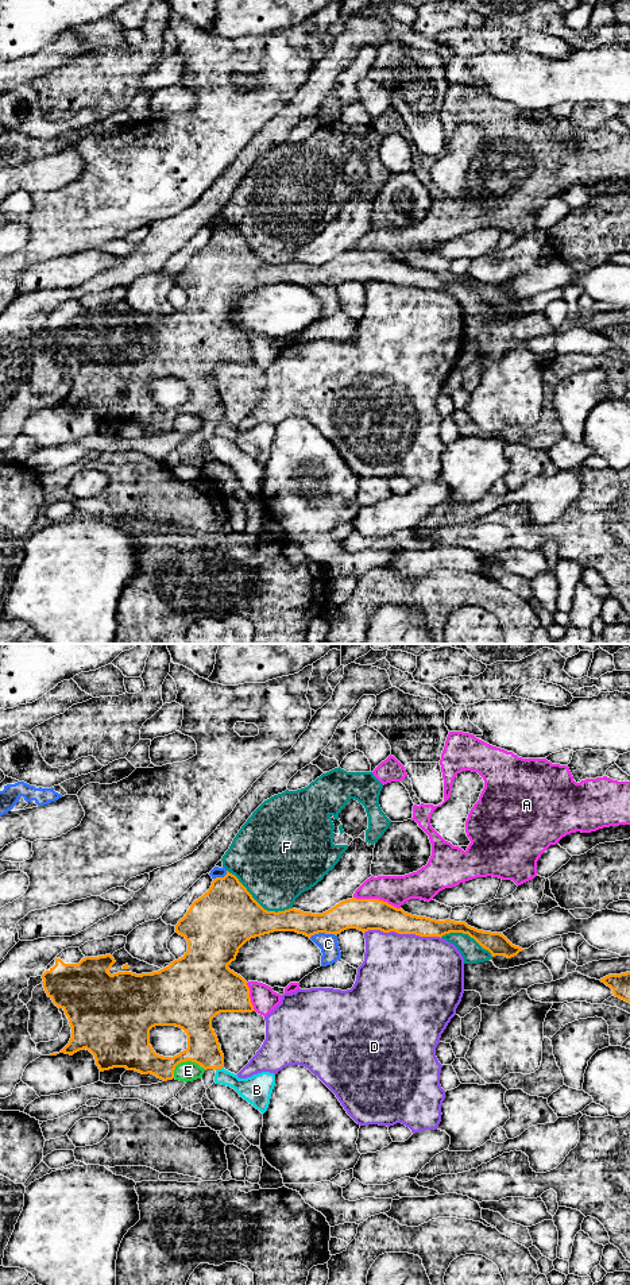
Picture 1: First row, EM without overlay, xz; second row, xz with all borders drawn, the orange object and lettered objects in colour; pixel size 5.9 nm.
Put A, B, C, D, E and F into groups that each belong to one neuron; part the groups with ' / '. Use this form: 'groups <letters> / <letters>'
groups A / B / C / D / E / F

